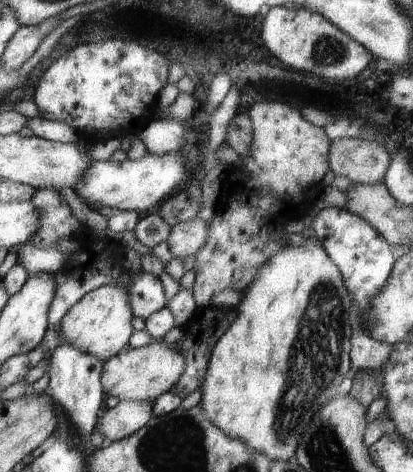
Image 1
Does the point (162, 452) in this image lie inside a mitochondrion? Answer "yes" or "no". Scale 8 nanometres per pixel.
yes

